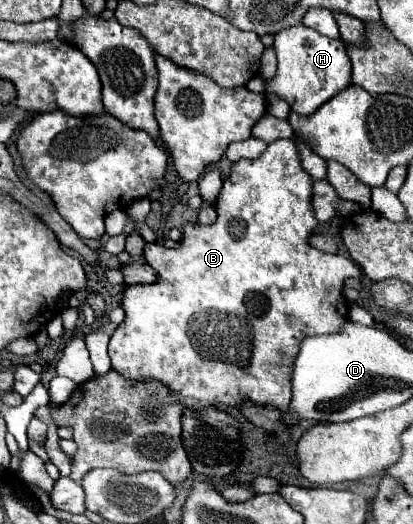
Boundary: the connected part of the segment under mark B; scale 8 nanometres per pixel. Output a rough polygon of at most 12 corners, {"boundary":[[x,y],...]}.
{"boundary":[[297,142],[235,162],[215,224],[145,243],[121,376],[187,408],[289,412],[289,360],[339,330],[353,260]]}

